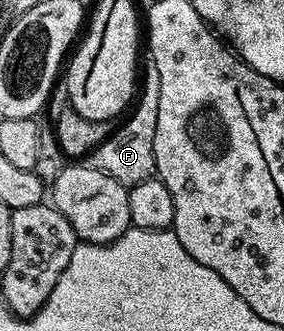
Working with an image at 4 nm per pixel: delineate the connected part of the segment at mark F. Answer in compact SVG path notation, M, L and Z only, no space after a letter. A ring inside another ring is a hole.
M151 60L145 61L139 67L136 75L134 105L127 111L123 121L119 123L121 126L117 125L108 135L108 139L88 155L87 165L118 180L118 184L129 188L142 184L142 180L153 177L156 174L154 132L158 128L158 96L161 92L162 83L158 80L158 68L154 68Z

